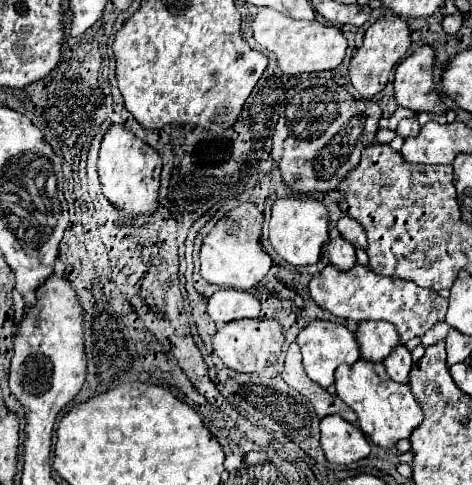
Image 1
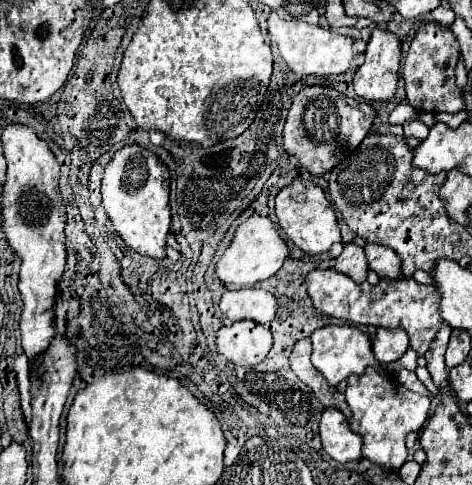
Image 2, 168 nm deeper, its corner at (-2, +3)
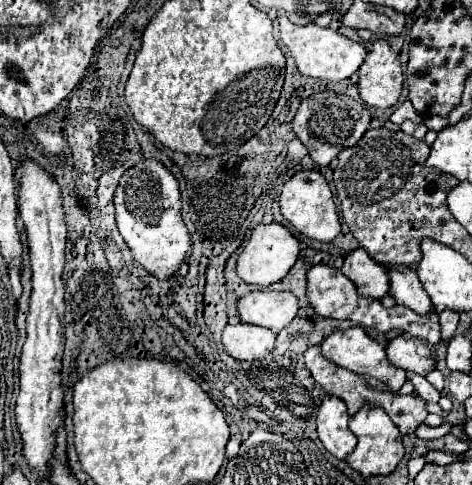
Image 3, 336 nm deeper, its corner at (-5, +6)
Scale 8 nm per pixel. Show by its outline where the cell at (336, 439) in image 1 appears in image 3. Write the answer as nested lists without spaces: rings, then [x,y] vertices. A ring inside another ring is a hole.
[[[326,396],[316,414],[316,432],[324,448],[344,460],[356,446],[356,436],[348,428],[348,410],[338,396]]]

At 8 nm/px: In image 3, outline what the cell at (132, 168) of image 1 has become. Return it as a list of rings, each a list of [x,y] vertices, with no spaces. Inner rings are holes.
[[[142,160],[122,176],[114,196],[114,206],[118,230],[134,260],[158,280],[172,278],[192,248],[190,232],[182,220],[178,180],[172,176],[172,172],[158,160]]]

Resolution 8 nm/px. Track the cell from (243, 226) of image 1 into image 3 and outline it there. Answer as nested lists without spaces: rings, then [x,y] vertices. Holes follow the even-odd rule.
[[[270,222],[270,224],[258,224],[254,230],[252,230],[252,236],[250,240],[246,242],[244,246],[244,252],[238,256],[238,266],[236,266],[236,272],[238,276],[248,282],[248,284],[256,284],[256,286],[270,286],[270,284],[276,284],[280,282],[288,270],[294,266],[296,258],[300,254],[300,242],[298,238],[282,224],[278,222]]]

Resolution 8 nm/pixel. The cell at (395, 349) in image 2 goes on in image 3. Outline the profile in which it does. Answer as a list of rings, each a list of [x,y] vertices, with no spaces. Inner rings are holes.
[[[414,336],[394,338],[388,344],[386,352],[390,362],[402,370],[426,376],[436,368],[436,348],[430,348],[430,344],[424,344],[424,340],[418,340]]]

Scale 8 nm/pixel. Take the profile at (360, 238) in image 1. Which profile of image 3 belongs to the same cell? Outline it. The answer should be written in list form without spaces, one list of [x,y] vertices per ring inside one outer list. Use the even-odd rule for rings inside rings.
[[[392,266],[388,268],[388,276],[390,276],[390,294],[394,296],[396,304],[408,306],[410,310],[422,316],[434,312],[434,304],[430,302],[430,296],[422,288],[422,282],[418,280],[418,274],[414,270],[406,266]]]

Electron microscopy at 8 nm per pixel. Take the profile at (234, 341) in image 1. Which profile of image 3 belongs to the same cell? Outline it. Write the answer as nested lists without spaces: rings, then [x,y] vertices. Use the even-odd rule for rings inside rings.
[[[228,324],[222,332],[222,344],[236,360],[264,358],[268,354],[268,344],[272,344],[274,338],[274,332],[250,324]]]

